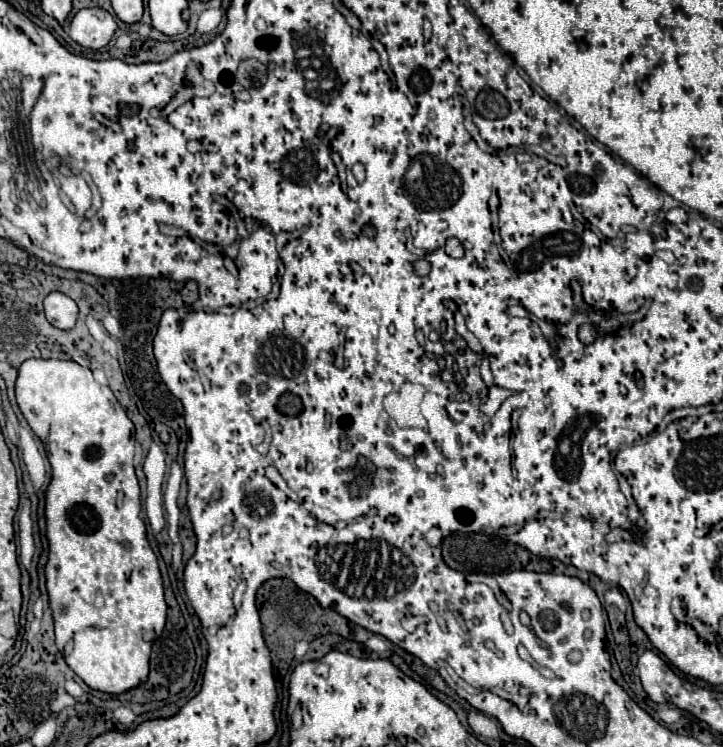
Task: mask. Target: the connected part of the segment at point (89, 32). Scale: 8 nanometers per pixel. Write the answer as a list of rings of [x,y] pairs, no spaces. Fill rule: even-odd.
[[[84,8],[70,22],[70,38],[92,50],[104,48],[116,30],[116,20],[102,8]]]

